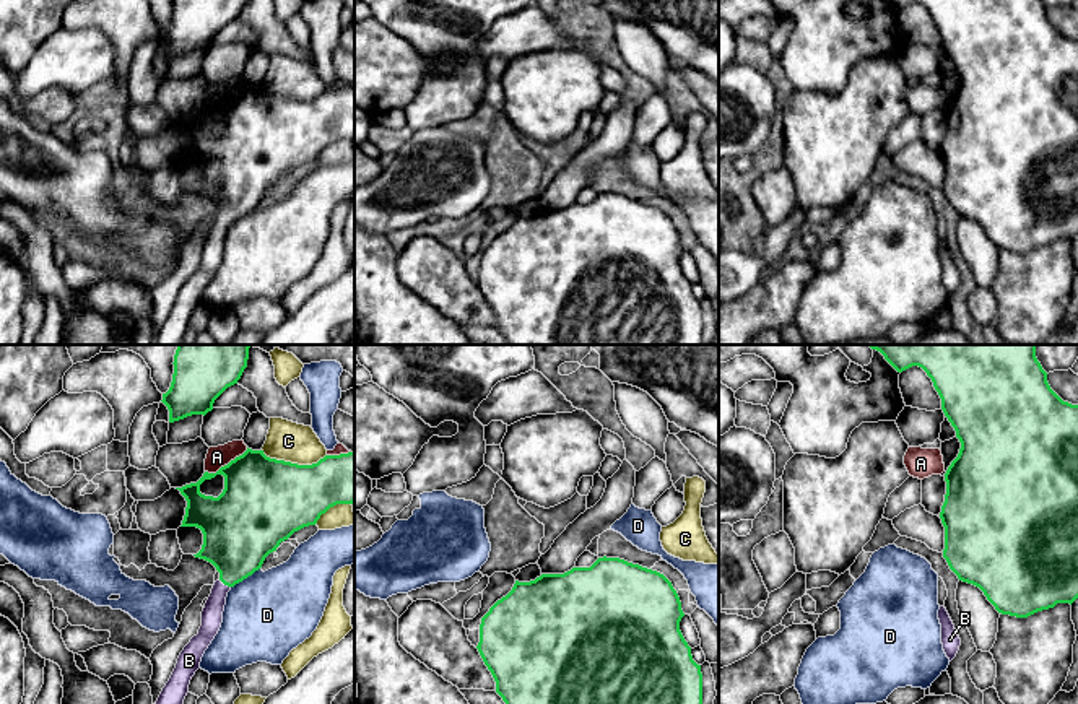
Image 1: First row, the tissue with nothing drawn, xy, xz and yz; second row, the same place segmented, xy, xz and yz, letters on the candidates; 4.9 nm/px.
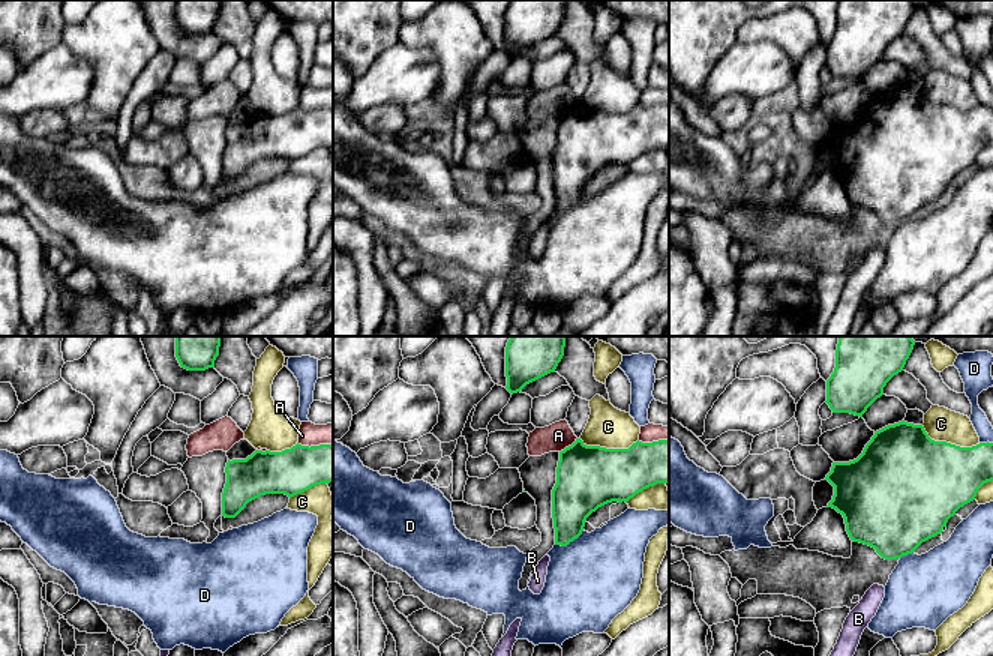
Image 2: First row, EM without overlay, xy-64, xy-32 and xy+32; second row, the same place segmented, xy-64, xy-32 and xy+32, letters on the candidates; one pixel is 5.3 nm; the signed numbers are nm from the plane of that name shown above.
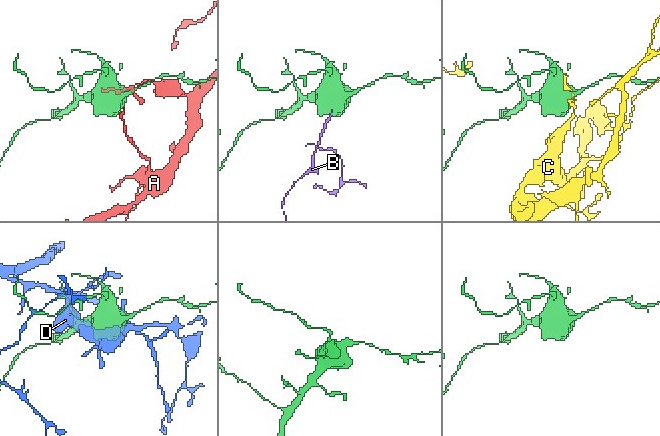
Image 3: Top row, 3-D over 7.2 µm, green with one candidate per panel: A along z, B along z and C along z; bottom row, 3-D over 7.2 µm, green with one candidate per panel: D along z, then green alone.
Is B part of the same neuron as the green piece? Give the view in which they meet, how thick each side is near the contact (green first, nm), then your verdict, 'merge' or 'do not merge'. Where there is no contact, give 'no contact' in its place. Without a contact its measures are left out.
contact in xy; calibres 360 and 110 nm; merge

